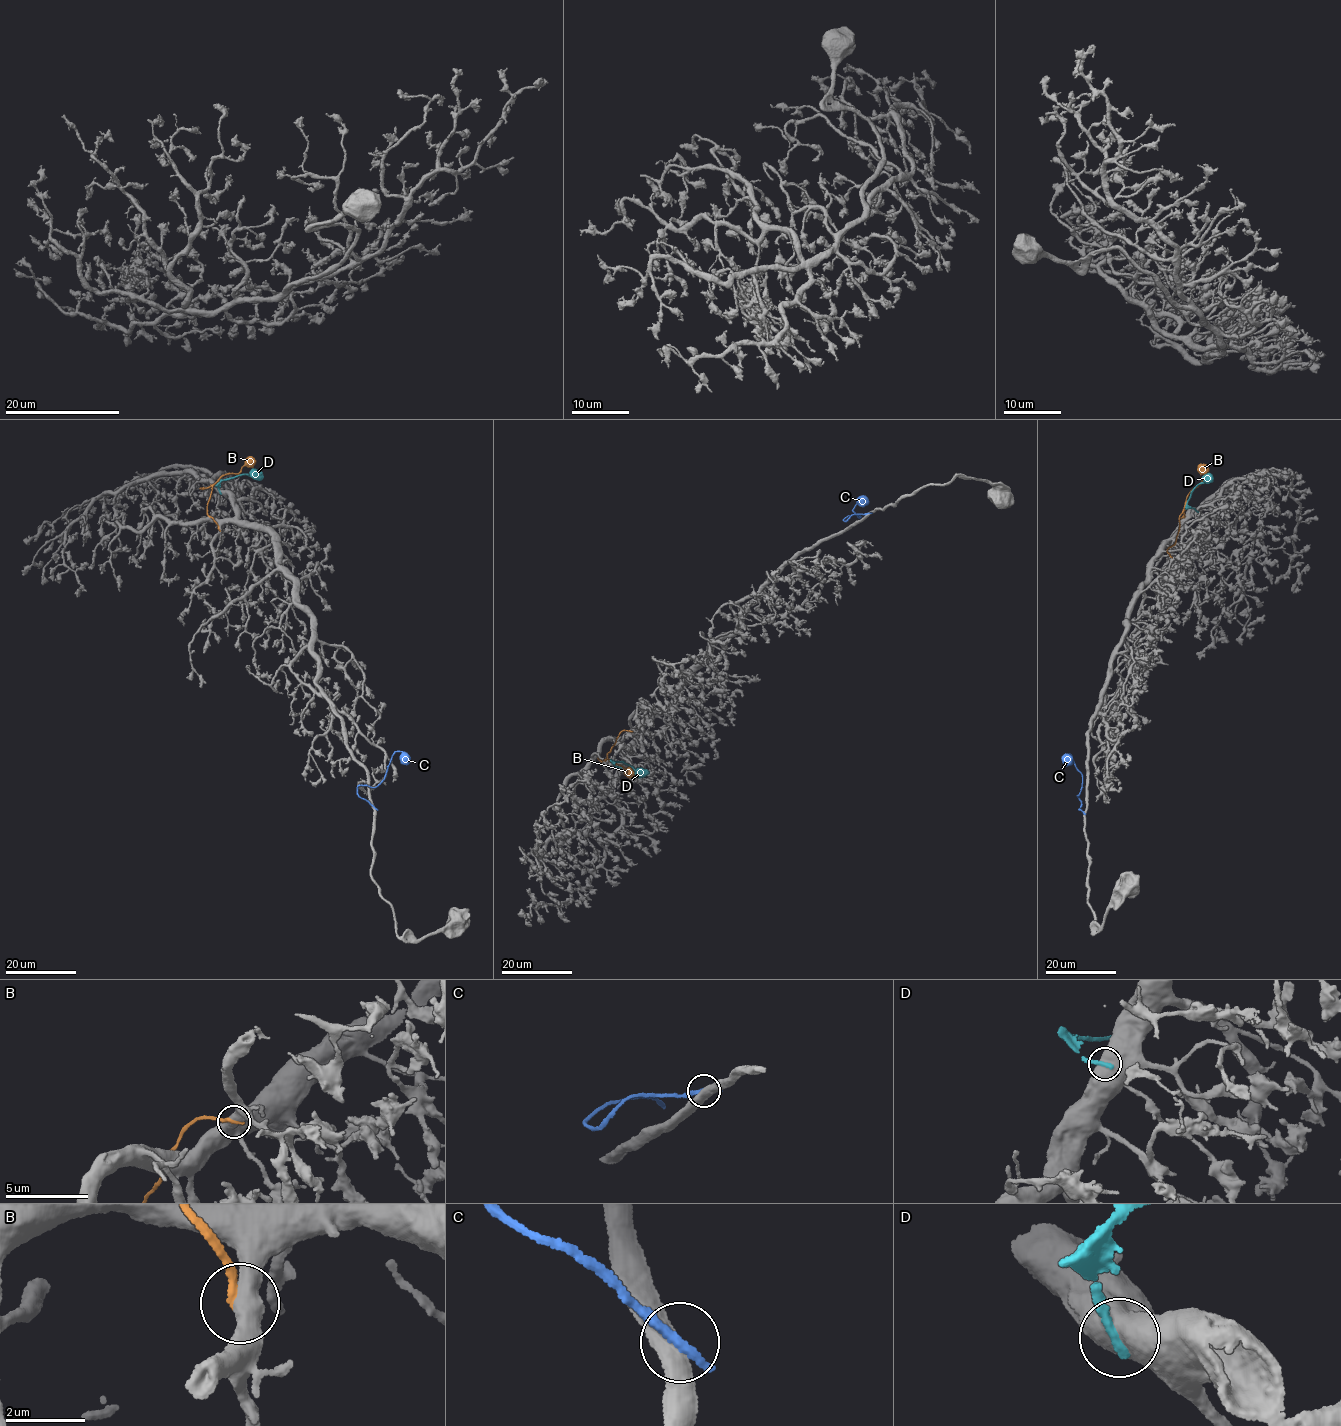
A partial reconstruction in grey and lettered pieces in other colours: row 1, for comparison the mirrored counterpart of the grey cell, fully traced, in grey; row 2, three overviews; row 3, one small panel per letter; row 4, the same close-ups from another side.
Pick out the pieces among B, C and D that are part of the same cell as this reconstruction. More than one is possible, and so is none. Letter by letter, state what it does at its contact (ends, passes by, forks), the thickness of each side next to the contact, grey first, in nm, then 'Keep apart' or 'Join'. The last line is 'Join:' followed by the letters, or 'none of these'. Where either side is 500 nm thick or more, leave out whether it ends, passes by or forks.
B: Thickness 500 nm (grey) against 240 nm. Keep apart
C: It ends there. Thickness 480 nm (grey) against 320 nm. Keep apart
D: Thickness 750 nm (grey) against 260 nm. Keep apart
Join: none of these

